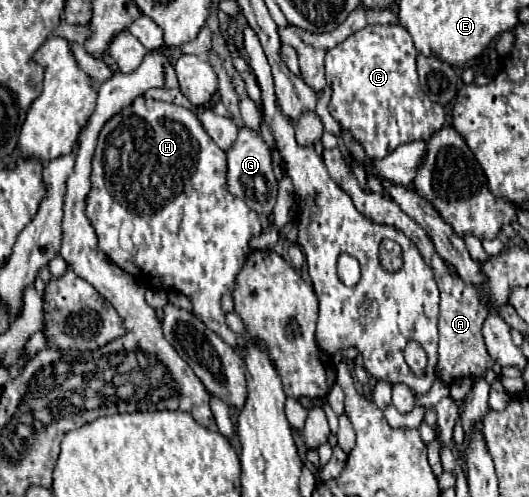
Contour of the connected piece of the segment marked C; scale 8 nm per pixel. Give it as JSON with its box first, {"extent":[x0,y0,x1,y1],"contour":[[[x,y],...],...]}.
{"extent":[326,25,446,159],"contour":[[[368,25],[326,53],[326,81],[332,85],[328,109],[342,127],[352,131],[372,159],[384,159],[398,145],[430,139],[438,127],[446,125],[446,109],[440,103],[432,103],[418,83],[416,55],[410,33],[402,25]]]}

